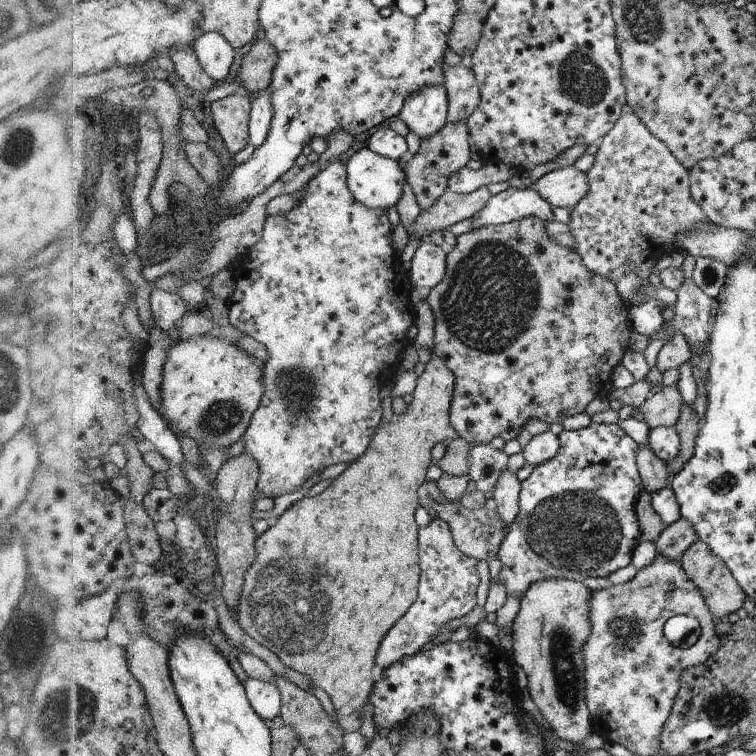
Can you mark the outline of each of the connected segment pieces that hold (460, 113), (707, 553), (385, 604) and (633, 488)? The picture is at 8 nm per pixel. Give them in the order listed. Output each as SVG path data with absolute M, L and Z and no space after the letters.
M442 66L445 90L450 105L447 107L447 123L465 123L480 103L479 87L470 69L461 66Z
M697 541L694 542L681 558L682 570L688 575L688 578L696 584L696 588L703 594L704 602L711 610L712 616L718 620L726 618L735 618L735 613L743 607L747 598L742 587L739 586L738 580L731 574L731 570L714 552L708 543Z
M432 352L432 358L426 364L426 370L417 380L413 396L414 400L402 415L394 414L391 421L380 428L375 438L372 438L371 446L367 454L354 461L332 484L322 493L312 498L303 498L297 502L286 514L283 514L278 522L267 530L258 539L258 558L254 566L247 574L247 580L238 608L238 621L240 626L256 641L270 648L290 668L301 673L308 674L316 686L325 690L331 698L337 716L337 722L343 728L343 732L356 732L362 724L362 710L368 702L368 694L375 686L372 680L372 668L374 658L377 658L379 646L384 642L388 632L394 628L396 622L406 614L410 606L419 598L419 578L421 577L419 527L414 520L414 511L419 504L419 488L427 481L426 474L432 463L432 448L437 443L445 443L456 439L459 435L452 428L450 422L450 407L455 393L455 374L447 367L440 356Z
M591 423L581 430L563 430L557 438L559 450L556 456L536 466L528 479L521 482L519 513L509 524L497 554L502 562L499 582L504 584L508 595L517 599L522 598L530 586L547 579L606 578L614 570L631 564L634 550L640 543L635 511L643 482L642 476L638 476L638 444L617 423Z

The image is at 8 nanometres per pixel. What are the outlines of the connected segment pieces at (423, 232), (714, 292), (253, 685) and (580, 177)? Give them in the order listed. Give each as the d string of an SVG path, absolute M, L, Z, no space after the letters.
M479 187L475 192L464 195L454 193L448 188L435 205L421 211L414 220L410 240L429 240L429 235L434 232L445 232L457 222L476 215L486 206L489 196L486 187Z
M697 258L692 280L710 299L716 300L726 282L729 268L712 258Z
M254 677L245 685L252 704L264 720L276 720L283 713L283 694L278 686Z
M570 166L542 176L532 188L550 207L571 209L587 194L588 182L586 173Z

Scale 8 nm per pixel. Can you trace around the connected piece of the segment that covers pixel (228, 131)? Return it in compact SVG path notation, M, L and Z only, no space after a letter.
M245 91L236 92L212 104L215 125L232 155L251 143L251 113L254 103Z

